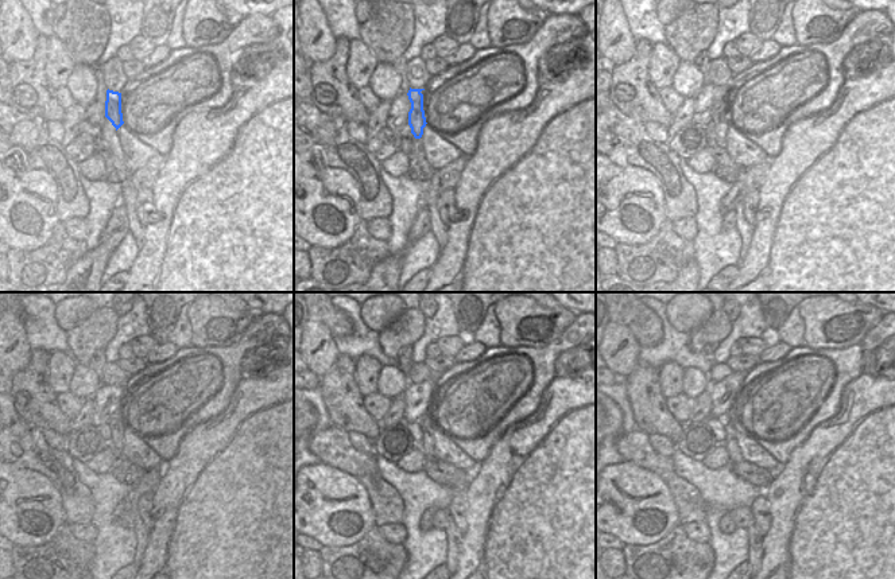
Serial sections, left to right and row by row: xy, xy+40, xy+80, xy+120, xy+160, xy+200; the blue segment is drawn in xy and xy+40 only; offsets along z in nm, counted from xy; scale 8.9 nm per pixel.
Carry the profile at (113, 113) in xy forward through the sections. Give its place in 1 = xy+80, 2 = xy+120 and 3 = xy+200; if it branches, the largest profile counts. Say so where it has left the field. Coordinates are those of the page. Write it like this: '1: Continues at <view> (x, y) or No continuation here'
1: Continues at xy+80 (720, 121)
2: Continues at xy+120 (116, 424)
3: Continues at xy+200 (731, 445)

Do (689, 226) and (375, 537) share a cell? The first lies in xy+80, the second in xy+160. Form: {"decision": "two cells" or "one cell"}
{"decision": "two cells"}

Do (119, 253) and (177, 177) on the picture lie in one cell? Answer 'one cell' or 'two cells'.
two cells

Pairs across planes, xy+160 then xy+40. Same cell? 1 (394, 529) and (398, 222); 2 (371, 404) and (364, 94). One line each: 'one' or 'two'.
1: two
2: one

